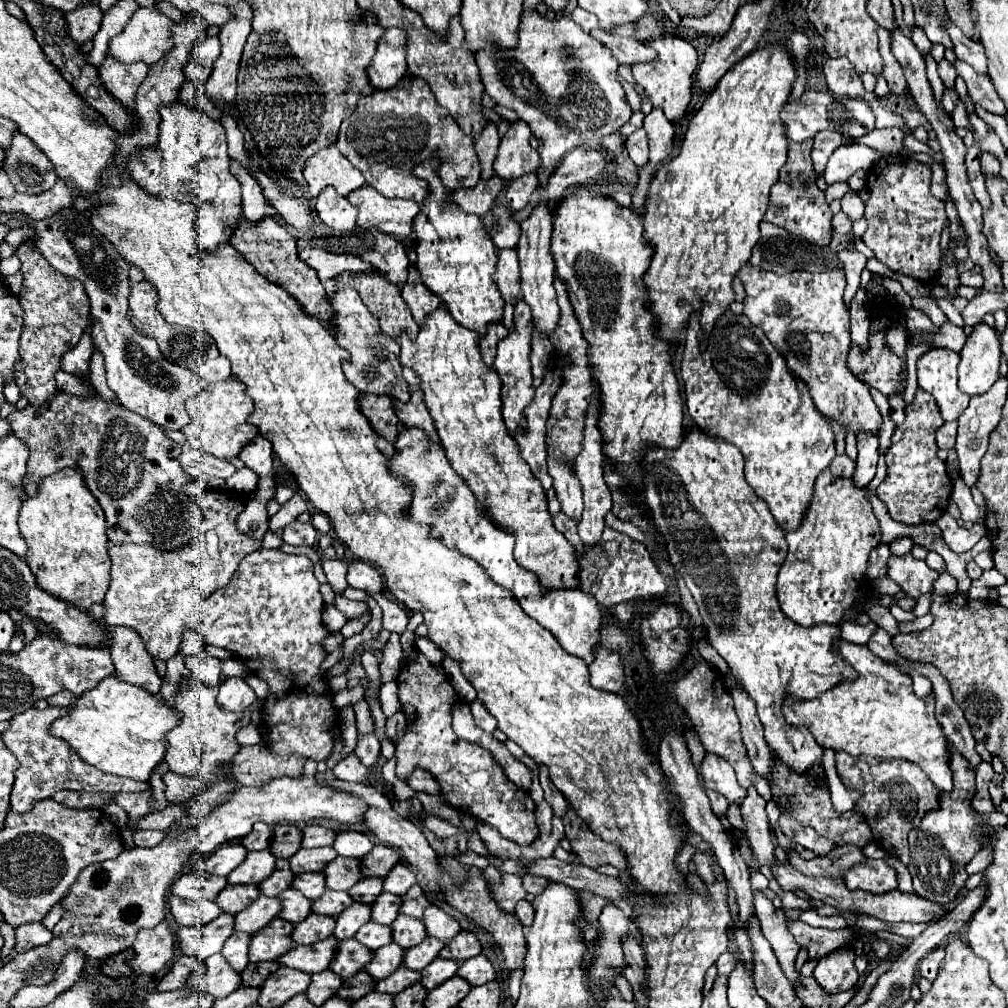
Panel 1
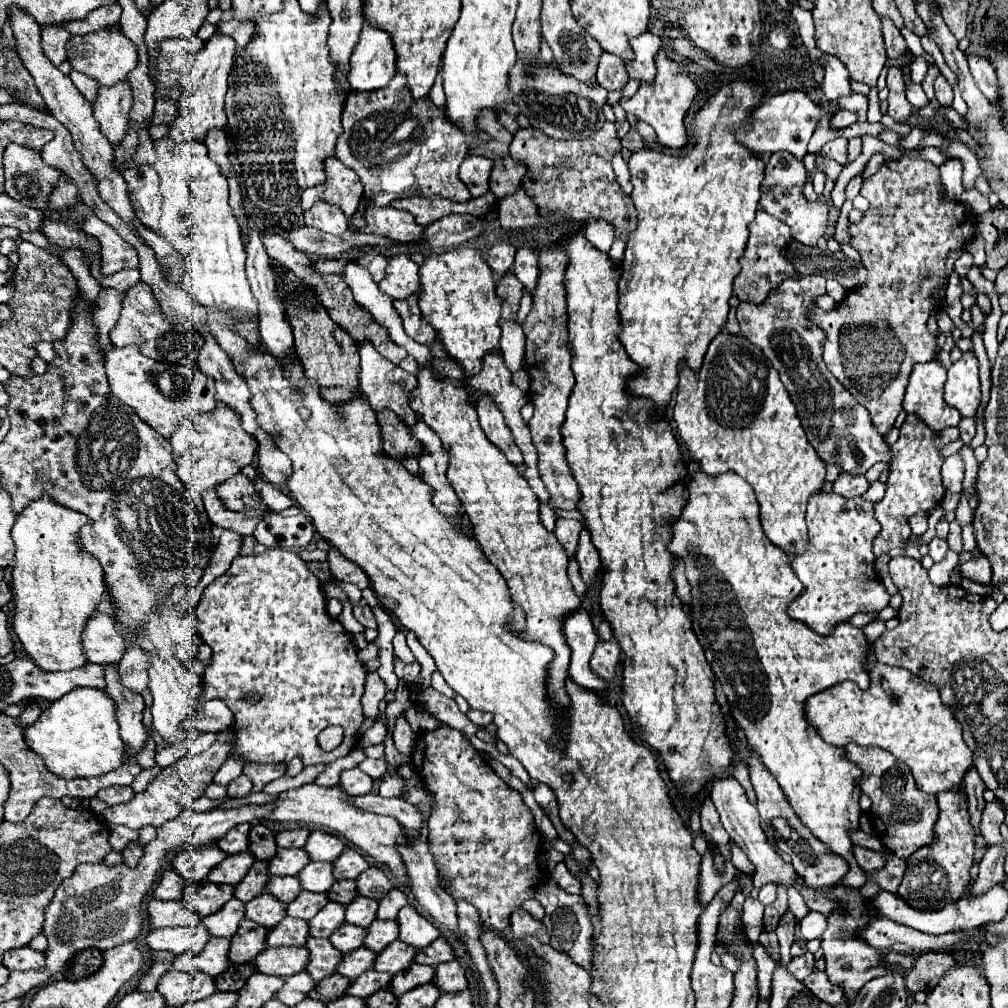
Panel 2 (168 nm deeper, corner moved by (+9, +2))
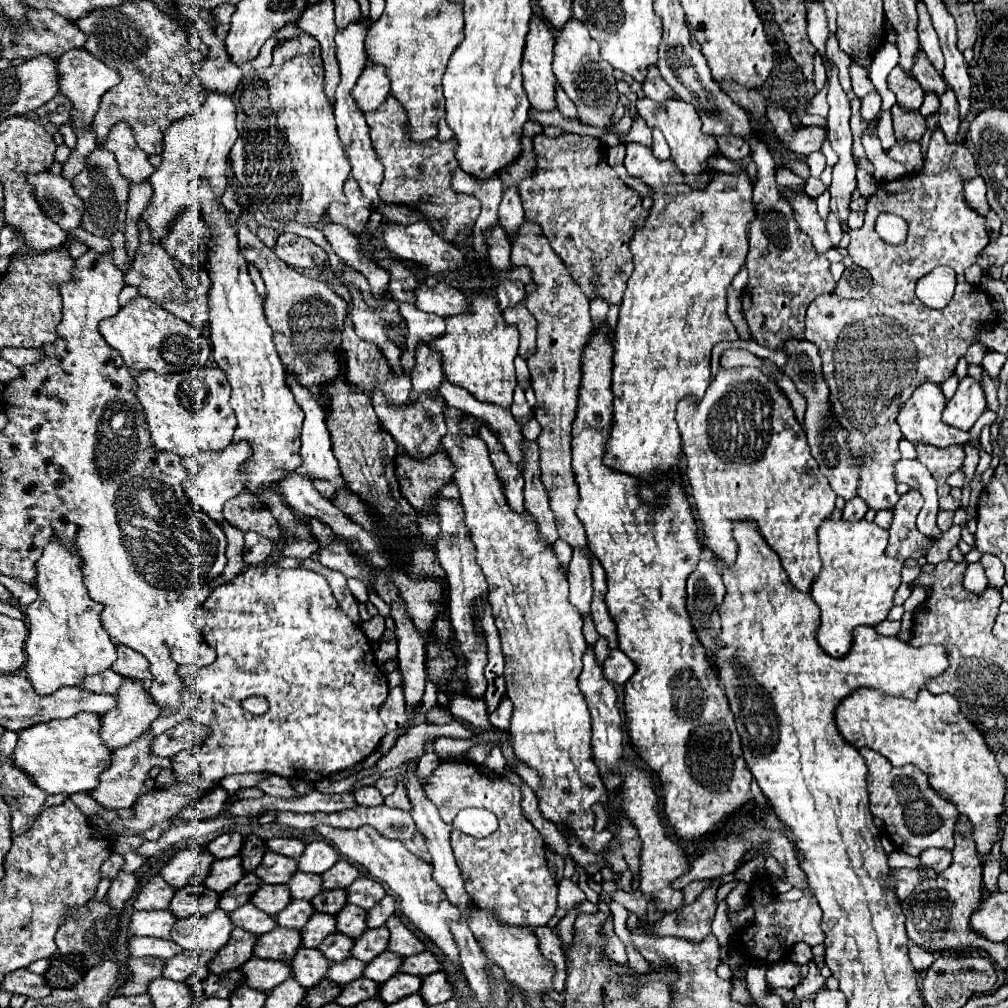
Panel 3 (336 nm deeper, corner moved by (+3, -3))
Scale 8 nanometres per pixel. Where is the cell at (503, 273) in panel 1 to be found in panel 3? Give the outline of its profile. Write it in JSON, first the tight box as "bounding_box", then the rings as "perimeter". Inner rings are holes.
{"bounding_box":[504,304,536,360],"perimeter":[[[520,304],[510,310],[504,310],[504,322],[506,322],[506,326],[512,324],[520,332],[518,356],[528,360],[536,352],[536,320],[526,310],[526,306]]]}

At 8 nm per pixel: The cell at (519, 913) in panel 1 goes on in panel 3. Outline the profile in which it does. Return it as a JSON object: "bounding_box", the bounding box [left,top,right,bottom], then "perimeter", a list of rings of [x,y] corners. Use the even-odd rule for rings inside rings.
{"bounding_box":[534,928,566,992],"perimeter":[[[536,928],[534,930],[536,938],[538,938],[538,946],[540,952],[552,960],[552,964],[556,966],[556,978],[554,978],[554,990],[556,992],[564,992],[564,982],[566,982],[566,958],[562,952],[562,944],[560,938],[548,928]]]}

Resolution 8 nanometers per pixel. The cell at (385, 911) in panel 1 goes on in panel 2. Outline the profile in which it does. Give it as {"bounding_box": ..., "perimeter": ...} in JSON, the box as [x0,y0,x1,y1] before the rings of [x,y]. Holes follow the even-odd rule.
{"bounding_box":[346,897,378,929],"perimeter":[[[356,897],[356,901],[352,901],[346,907],[346,921],[358,927],[368,929],[370,923],[376,919],[376,911],[378,911],[378,901],[370,899],[370,897]]]}

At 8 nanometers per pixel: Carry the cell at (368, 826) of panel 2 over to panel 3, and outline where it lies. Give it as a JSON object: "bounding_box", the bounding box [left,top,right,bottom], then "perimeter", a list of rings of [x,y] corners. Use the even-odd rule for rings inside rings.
{"bounding_box":[318,826,462,972],"perimeter":[[[318,826],[318,832],[330,844],[336,846],[336,850],[342,854],[342,858],[346,862],[366,870],[378,882],[386,884],[390,888],[390,892],[396,896],[400,912],[418,930],[422,930],[428,936],[428,940],[432,940],[442,950],[442,954],[446,958],[450,958],[450,962],[456,966],[456,970],[462,972],[460,950],[458,950],[456,940],[454,940],[454,936],[450,932],[450,922],[460,920],[460,910],[456,910],[456,906],[448,902],[444,890],[434,882],[432,866],[428,866],[428,862],[422,862],[418,856],[410,854],[404,848],[402,842],[388,840],[388,838],[380,836],[372,826],[362,826],[358,830],[338,830],[338,828],[330,828],[330,826]]]}

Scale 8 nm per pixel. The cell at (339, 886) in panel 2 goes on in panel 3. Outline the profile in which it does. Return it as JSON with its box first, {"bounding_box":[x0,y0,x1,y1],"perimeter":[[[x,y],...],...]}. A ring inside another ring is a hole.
{"bounding_box":[312,890,346,914],"perimeter":[[[322,890],[314,900],[312,906],[316,912],[324,914],[338,914],[346,906],[346,894],[344,890]]]}

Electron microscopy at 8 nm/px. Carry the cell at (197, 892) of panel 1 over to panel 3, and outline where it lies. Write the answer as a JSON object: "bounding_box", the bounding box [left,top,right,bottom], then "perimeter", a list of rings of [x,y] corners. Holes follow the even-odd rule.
{"bounding_box":[134,876,174,910],"perimeter":[[[152,876],[140,890],[138,898],[134,900],[134,910],[164,910],[174,896],[174,888],[168,886],[162,878]]]}

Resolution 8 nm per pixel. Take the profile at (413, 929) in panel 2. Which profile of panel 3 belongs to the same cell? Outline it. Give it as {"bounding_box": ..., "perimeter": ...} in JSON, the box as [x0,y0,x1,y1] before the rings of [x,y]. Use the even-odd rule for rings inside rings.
{"bounding_box":[386,916,424,958],"perimeter":[[[398,916],[388,918],[386,928],[390,930],[390,942],[388,942],[388,952],[400,954],[402,958],[418,954],[424,950],[424,944],[402,924]]]}

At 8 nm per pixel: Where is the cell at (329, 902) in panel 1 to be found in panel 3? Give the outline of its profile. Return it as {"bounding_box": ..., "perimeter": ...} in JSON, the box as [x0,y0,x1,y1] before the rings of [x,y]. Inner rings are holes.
{"bounding_box":[276,900,314,930],"perimeter":[[[292,900],[286,906],[286,910],[276,914],[276,924],[284,926],[284,928],[300,930],[308,922],[312,912],[314,912],[314,908],[312,908],[312,904],[308,900]]]}

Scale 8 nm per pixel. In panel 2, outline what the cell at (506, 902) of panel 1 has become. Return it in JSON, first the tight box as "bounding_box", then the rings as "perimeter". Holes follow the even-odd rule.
{"bounding_box":[412,723,544,931],"perimeter":[[[444,723],[434,731],[424,731],[418,735],[412,765],[422,777],[426,789],[436,797],[436,809],[428,819],[428,845],[434,857],[434,865],[446,881],[446,891],[452,897],[462,897],[470,901],[482,921],[498,931],[506,931],[510,925],[512,909],[520,907],[524,899],[534,897],[534,887],[544,879],[544,871],[538,865],[540,853],[540,833],[534,825],[534,817],[520,793],[508,787],[492,767],[480,757],[478,749],[468,741],[468,737]]]}

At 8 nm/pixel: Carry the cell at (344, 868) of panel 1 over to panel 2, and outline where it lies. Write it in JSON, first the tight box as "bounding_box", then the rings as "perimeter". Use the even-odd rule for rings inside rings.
{"bounding_box":[298,861,336,893],"perimeter":[[[324,861],[308,863],[298,877],[302,881],[302,887],[312,893],[326,893],[330,891],[330,885],[334,885],[336,881],[332,873],[332,863],[324,863]]]}

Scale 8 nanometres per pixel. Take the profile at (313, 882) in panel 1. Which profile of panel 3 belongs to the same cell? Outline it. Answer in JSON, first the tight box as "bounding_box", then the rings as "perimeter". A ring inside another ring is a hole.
{"bounding_box":[250,884,290,916],"perimeter":[[[260,884],[256,894],[250,898],[250,902],[260,908],[262,912],[266,912],[268,916],[276,916],[280,910],[284,910],[290,902],[290,892],[288,886],[280,884],[280,886],[272,886],[272,884]]]}

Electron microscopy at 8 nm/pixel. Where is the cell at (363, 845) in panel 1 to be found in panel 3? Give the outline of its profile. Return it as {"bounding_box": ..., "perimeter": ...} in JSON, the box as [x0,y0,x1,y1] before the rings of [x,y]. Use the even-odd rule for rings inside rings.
{"bounding_box":[298,840,338,874],"perimeter":[[[314,840],[306,844],[304,854],[298,858],[298,870],[300,872],[312,872],[312,874],[322,874],[328,868],[332,868],[338,860],[336,850],[326,842],[326,840]]]}

